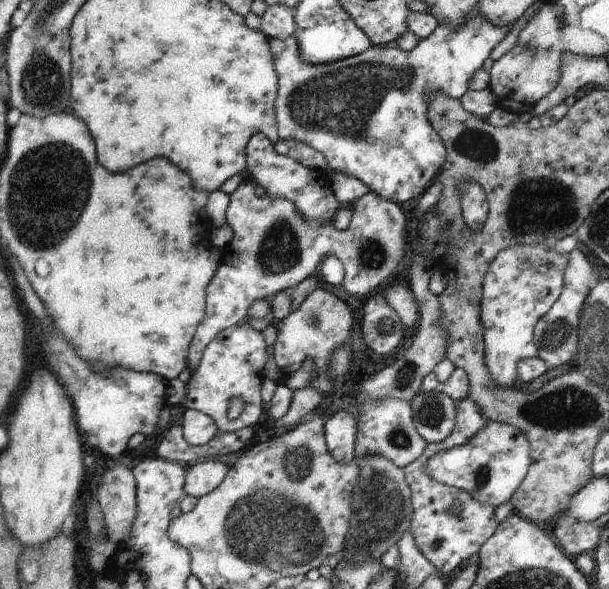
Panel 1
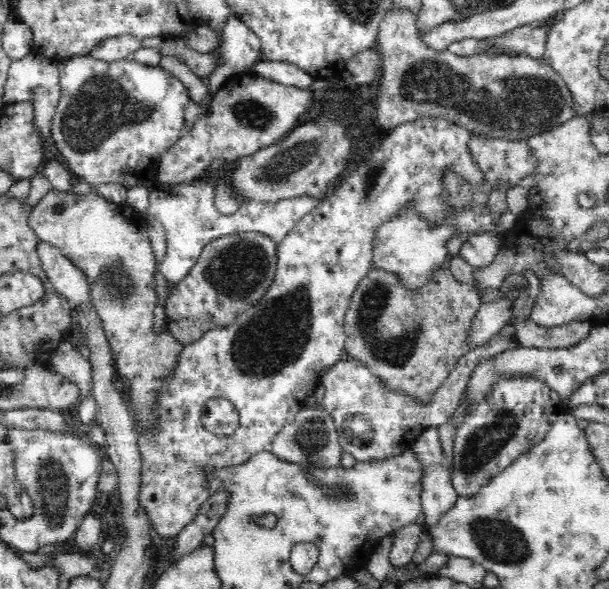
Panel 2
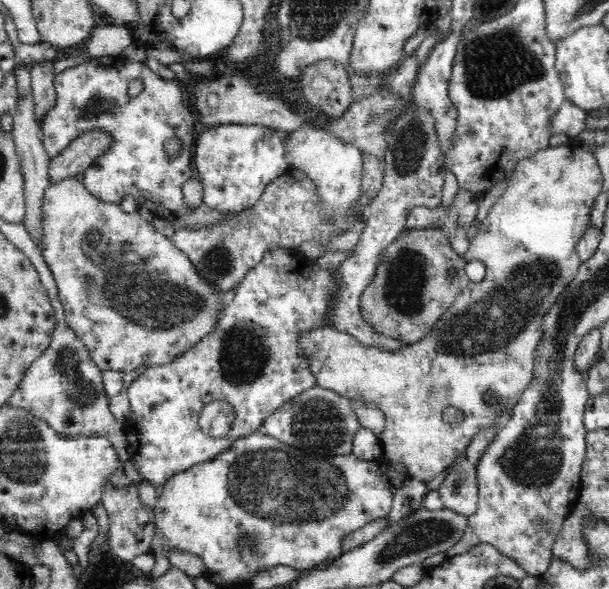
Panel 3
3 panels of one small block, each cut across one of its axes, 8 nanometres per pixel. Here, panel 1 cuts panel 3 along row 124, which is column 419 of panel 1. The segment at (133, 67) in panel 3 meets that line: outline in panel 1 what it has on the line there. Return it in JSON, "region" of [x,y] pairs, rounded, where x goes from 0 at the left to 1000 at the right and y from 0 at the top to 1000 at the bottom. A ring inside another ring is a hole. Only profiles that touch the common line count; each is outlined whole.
{"region":[[[772,20],[755,44],[739,44],[736,37],[722,41],[673,88],[640,83],[634,76],[611,76],[598,90],[542,109],[506,109],[493,102],[486,65],[440,66],[456,129],[452,197],[458,234],[506,244],[532,265],[545,290],[581,299],[626,336],[657,350],[680,340],[714,309],[734,268],[732,248],[703,204],[706,160],[722,156],[745,170],[759,166],[772,149],[768,143],[775,129],[791,117],[805,88],[828,68],[841,46],[834,41],[814,44],[787,22]]]}

